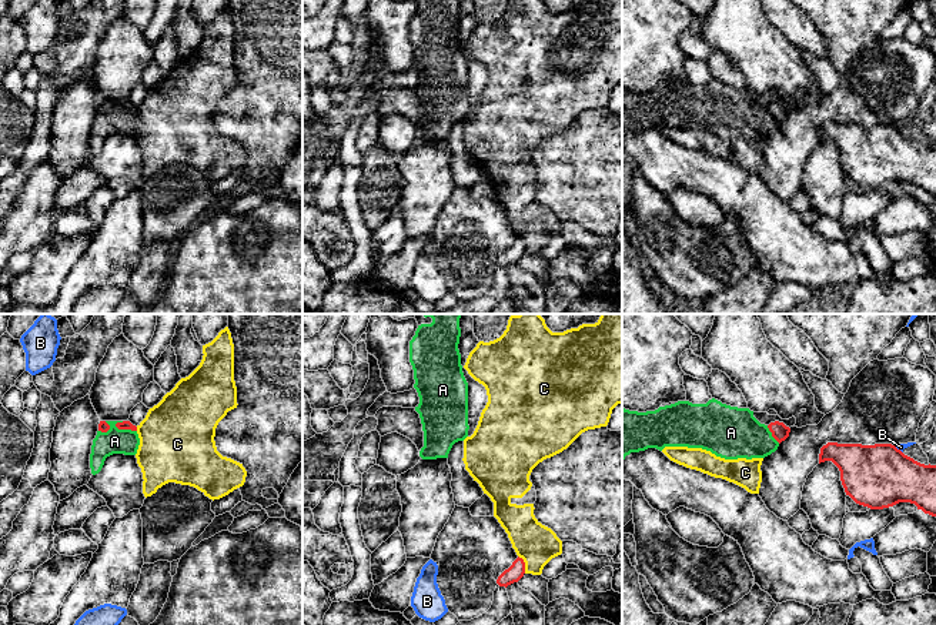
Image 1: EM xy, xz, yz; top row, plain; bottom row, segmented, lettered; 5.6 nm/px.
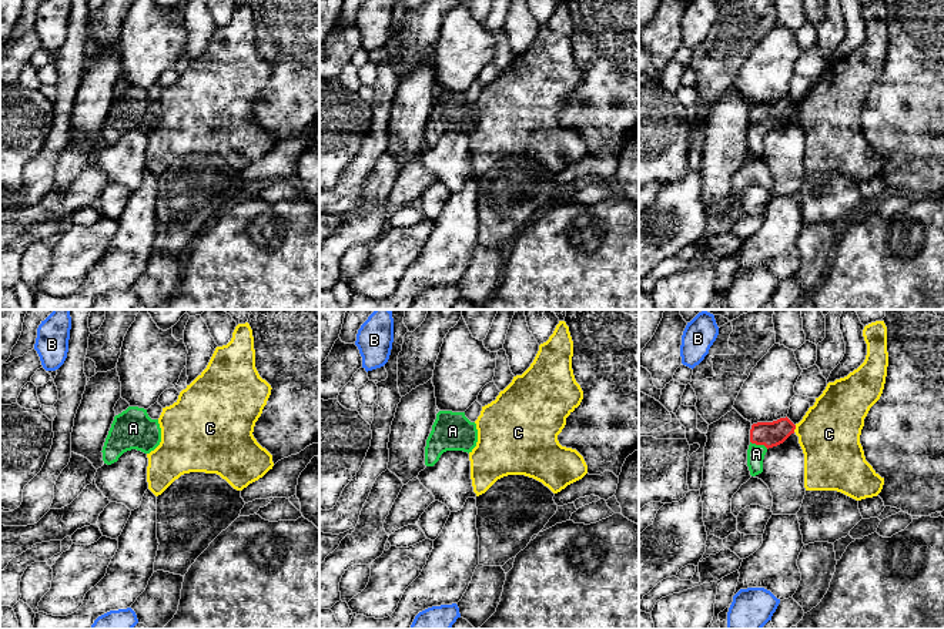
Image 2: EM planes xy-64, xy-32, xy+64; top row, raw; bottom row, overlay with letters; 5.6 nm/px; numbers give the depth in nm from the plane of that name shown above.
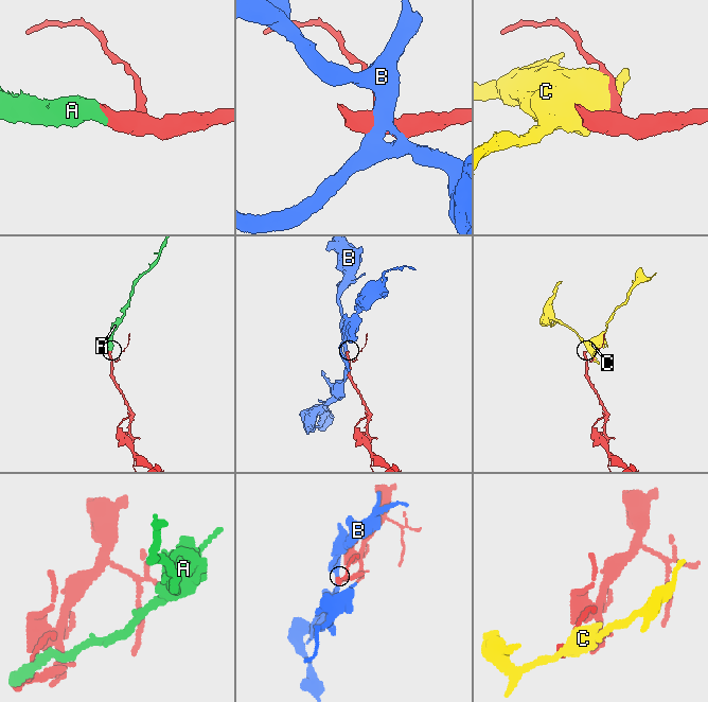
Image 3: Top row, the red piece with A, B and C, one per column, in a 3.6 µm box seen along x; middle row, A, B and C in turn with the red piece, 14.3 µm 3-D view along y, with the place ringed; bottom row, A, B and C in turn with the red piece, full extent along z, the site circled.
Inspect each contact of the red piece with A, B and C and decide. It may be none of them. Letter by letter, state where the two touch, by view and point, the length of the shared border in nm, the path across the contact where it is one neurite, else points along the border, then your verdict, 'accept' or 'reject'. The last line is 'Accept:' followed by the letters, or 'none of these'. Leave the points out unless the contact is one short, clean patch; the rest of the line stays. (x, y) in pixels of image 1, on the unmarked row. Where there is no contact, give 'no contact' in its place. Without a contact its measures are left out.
A: contact xy (126, 109); length 130 nm; way xy (126, 104), (126, 109), (114, 122); accept
B: contact yz (896, 129); length 70 nm; reject
C: contact xz (524, 244); length 110 nm; reject
Accept: A

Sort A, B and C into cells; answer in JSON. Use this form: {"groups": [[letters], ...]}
{"groups": [["A"], ["B"], ["C"]]}

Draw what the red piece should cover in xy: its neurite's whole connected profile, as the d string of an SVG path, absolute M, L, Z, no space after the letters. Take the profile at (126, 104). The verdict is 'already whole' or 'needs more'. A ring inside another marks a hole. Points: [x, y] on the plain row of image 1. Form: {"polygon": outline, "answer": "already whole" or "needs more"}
{"polygon": "M100 101L90 134L91 154L98 154L113 134L136 136L138 126L137 107L130 101Z", "answer": "needs more"}

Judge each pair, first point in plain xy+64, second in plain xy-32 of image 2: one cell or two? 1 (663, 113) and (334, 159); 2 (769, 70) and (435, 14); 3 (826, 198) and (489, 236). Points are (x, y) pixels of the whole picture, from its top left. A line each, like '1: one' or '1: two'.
1: one
2: two
3: one

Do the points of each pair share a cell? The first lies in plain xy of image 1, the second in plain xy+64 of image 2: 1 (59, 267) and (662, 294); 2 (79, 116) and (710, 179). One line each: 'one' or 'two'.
1: one
2: one

